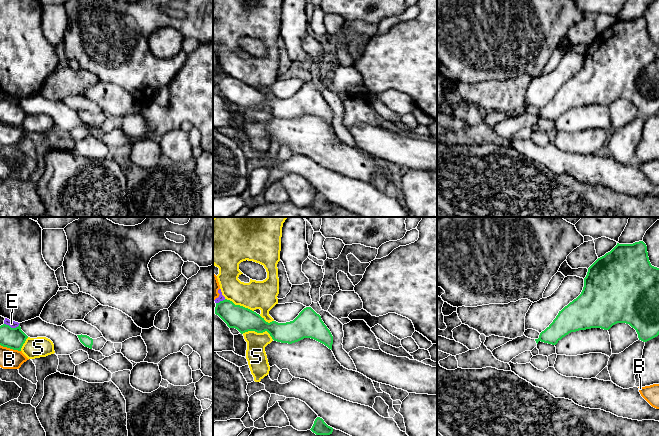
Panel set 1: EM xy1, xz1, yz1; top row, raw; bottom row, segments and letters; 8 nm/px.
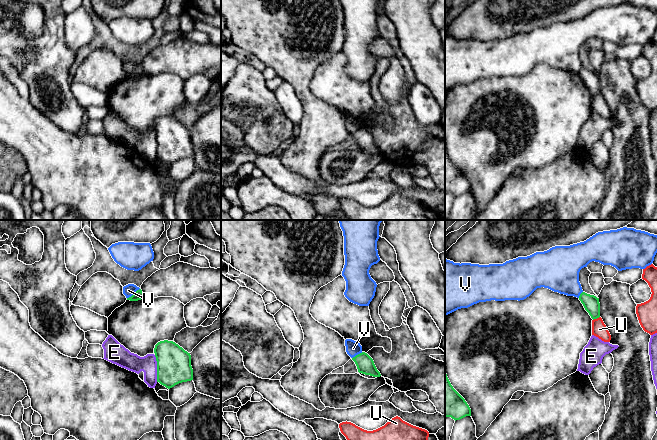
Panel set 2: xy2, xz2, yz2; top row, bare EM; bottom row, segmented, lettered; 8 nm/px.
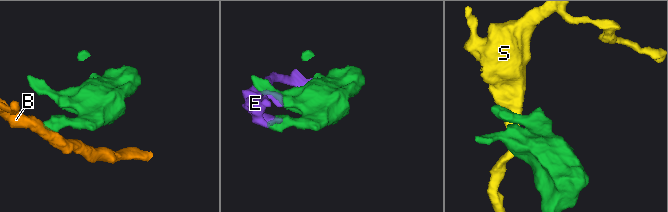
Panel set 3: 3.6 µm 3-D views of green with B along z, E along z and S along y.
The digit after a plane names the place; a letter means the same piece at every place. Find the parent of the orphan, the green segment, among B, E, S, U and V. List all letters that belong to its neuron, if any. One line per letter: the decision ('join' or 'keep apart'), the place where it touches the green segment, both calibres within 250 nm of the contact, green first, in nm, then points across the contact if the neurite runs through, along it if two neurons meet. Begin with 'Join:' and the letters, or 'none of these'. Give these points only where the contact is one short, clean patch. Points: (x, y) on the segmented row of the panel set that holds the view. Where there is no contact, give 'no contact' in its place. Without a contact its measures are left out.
Join: none of these
B: keep apart; meets green in xy1 at (10, 348); 170 nm thick on the green side, 160 nm on the other; border along xy1 (0, 344), (20, 351)
E: keep apart; meets green in xy2 at (157, 368); 280 nm thick on the green side, 140 nm on the other
S: keep apart; meets green in xz1 at (258, 332); 190 nm thick on the green side, 160 nm on the other
U: keep apart; meets green in yz2 at (596, 318); 130 nm thick on the green side, 120 nm on the other
V: keep apart; meets green in xy2 at (134, 293); 80 nm thick on the green side, 90 nm on the other

